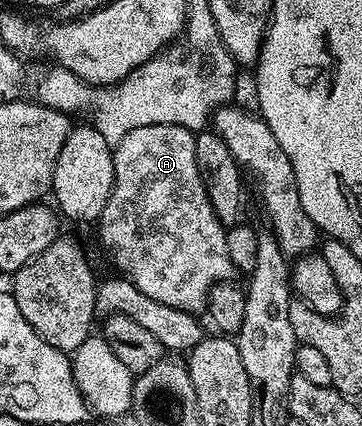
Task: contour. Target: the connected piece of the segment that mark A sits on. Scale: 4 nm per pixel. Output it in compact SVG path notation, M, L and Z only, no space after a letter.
M146 124L146 128L126 132L112 151L114 184L98 219L100 242L108 249L119 273L146 292L150 300L162 300L162 304L193 316L207 307L208 293L217 284L233 281L237 273L230 252L226 252L226 228L210 204L198 172L198 160L194 160L195 143L196 134L178 124Z

